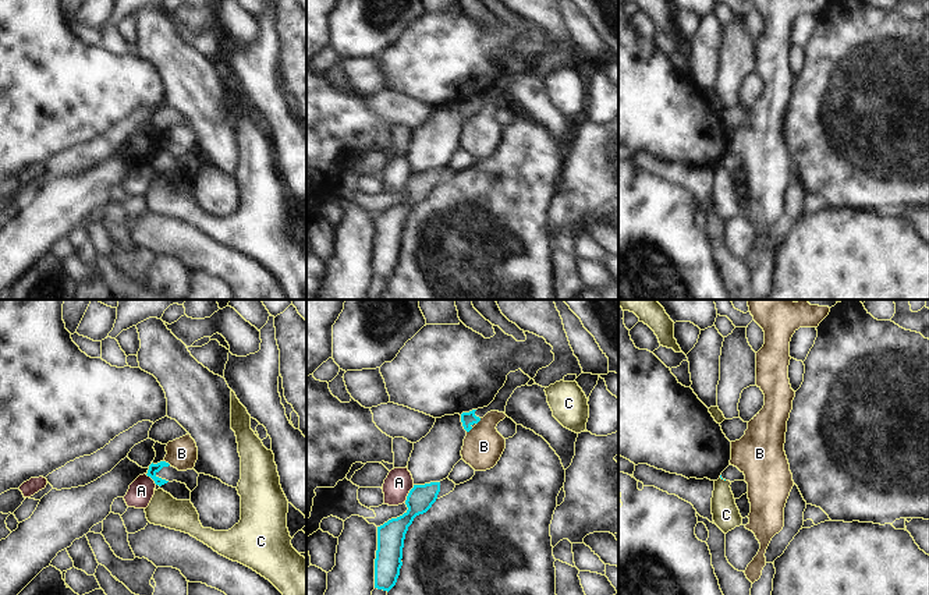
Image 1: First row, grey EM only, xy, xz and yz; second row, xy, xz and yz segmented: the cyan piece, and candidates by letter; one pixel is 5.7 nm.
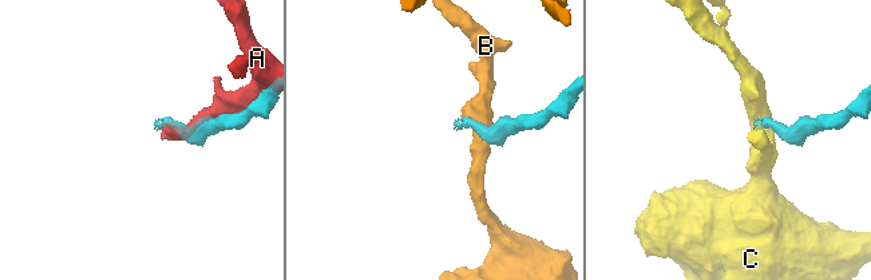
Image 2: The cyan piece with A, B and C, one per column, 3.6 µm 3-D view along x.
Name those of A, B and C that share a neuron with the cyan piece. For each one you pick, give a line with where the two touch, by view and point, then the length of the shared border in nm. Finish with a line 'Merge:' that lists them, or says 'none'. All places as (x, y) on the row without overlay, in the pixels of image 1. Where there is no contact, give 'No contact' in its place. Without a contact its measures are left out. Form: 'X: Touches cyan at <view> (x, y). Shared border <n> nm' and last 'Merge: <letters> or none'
Merge: none

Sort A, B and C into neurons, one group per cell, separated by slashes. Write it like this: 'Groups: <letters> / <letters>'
Groups: A / B / C

